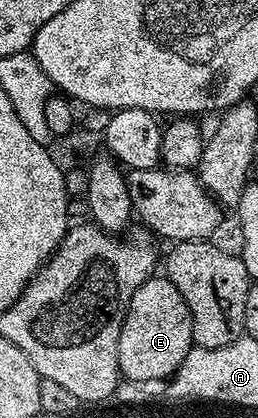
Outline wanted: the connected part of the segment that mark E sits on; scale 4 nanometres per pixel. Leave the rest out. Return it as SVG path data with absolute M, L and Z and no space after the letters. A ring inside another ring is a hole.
M152 276L133 292L133 296L127 305L125 320L119 337L119 372L128 382L140 384L156 384L164 378L170 379L177 372L181 360L191 350L191 313L177 288L165 276Z

